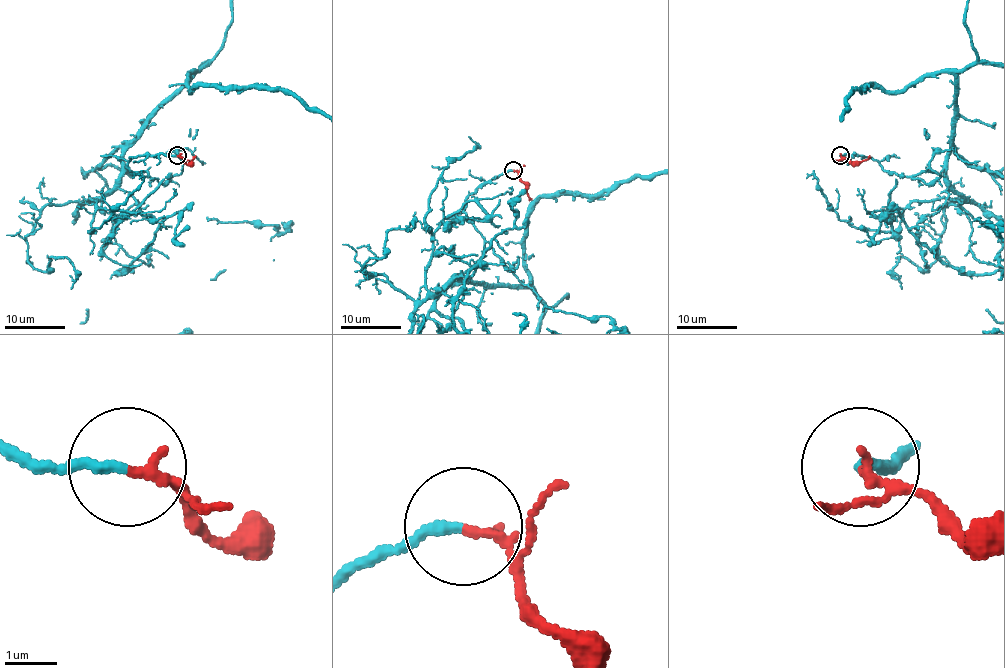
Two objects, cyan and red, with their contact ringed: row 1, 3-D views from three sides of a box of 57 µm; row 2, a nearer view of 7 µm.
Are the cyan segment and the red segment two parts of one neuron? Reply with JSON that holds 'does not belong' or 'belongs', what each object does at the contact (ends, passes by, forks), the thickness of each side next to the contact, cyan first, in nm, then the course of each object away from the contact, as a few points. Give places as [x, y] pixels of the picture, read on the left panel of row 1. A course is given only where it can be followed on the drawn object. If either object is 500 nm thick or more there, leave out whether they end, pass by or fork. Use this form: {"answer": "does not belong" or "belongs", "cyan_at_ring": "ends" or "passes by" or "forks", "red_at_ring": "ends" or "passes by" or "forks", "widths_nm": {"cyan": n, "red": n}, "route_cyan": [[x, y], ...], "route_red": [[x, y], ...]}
{"answer": "belongs", "cyan_at_ring": "ends", "red_at_ring": "ends", "widths_nm": {"cyan": 190, "red": 180}, "route_red": [[176, 156], [188, 163], [196, 156]]}

